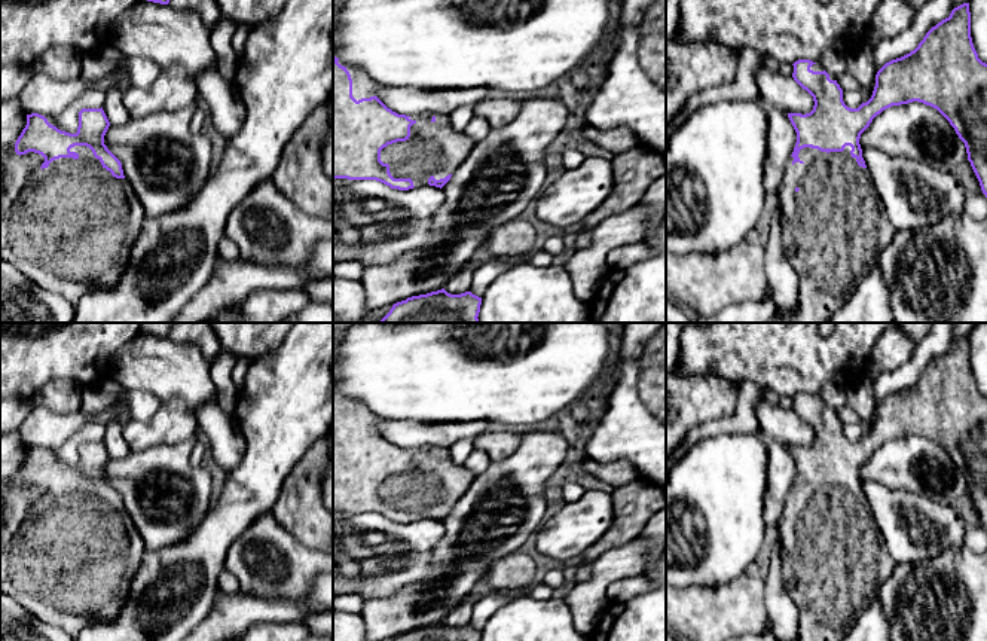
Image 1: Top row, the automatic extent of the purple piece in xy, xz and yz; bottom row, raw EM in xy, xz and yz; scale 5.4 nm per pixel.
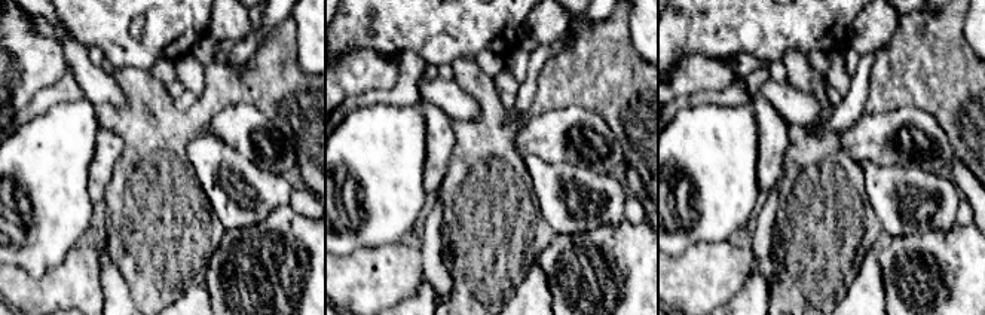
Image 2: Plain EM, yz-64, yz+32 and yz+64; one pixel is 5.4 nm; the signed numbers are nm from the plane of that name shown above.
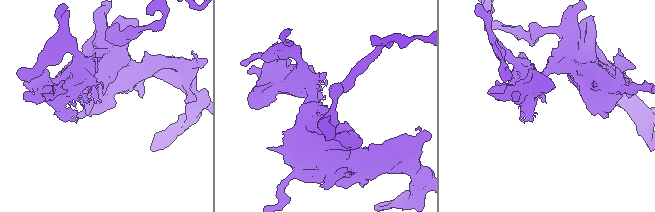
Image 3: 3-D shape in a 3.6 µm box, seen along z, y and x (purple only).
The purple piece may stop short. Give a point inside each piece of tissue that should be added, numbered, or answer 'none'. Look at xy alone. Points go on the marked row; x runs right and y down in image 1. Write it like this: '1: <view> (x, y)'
1: xy (72, 229)

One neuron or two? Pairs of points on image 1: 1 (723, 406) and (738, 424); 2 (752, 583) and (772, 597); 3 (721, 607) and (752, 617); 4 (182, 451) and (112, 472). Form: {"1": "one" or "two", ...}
{"1": "two", "2": "two", "3": "one", "4": "one"}

